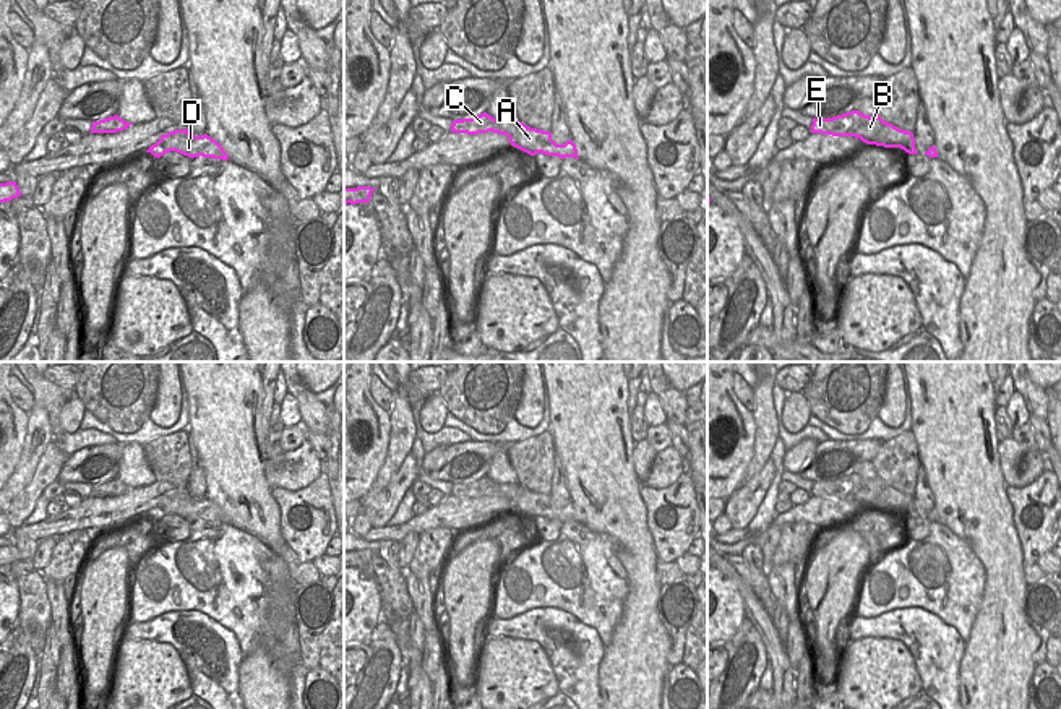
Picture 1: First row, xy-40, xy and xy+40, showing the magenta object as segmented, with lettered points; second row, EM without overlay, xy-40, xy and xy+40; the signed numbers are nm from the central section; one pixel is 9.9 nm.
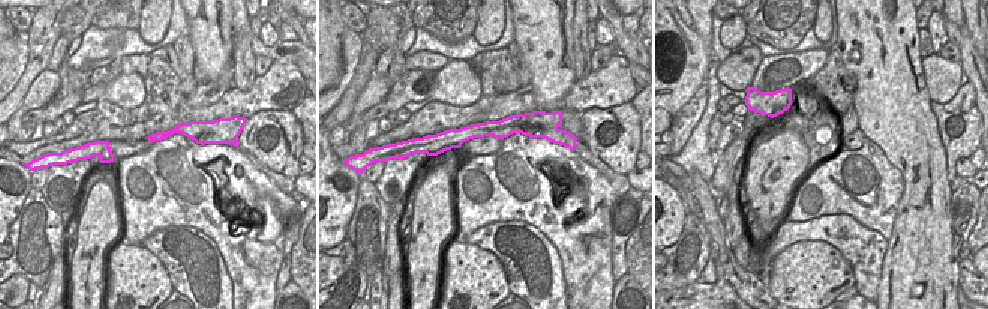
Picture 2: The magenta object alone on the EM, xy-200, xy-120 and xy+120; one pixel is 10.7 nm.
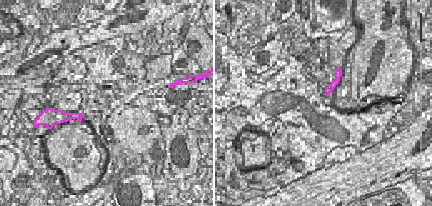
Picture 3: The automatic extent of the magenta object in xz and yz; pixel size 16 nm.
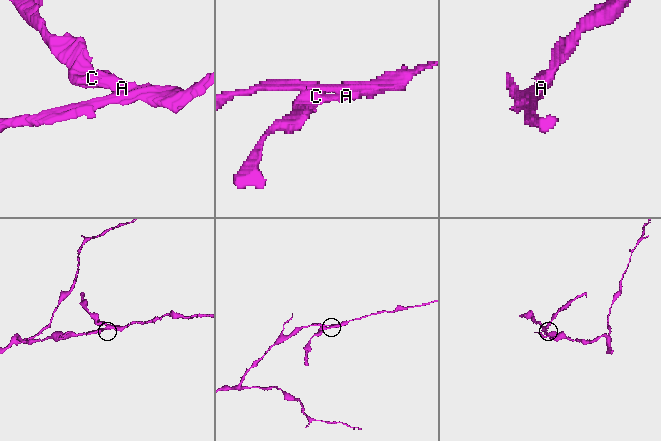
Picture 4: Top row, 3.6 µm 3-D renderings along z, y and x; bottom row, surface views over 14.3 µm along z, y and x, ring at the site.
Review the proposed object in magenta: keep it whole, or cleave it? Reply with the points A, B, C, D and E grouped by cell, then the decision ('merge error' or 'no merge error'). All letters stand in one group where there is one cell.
A D / B C E | merge error

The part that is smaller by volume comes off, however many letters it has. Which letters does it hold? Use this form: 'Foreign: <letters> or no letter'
Foreign: B, C, E

